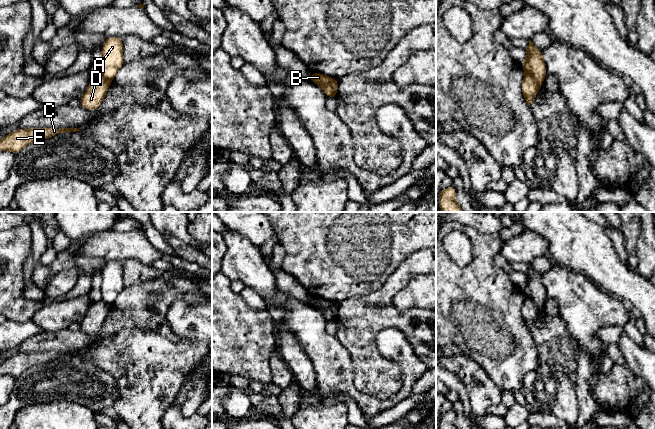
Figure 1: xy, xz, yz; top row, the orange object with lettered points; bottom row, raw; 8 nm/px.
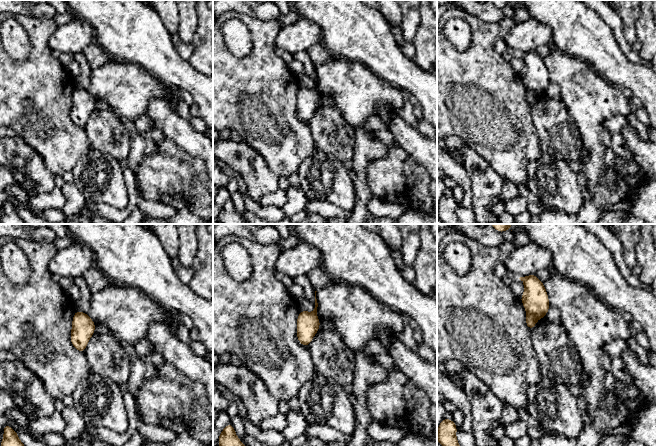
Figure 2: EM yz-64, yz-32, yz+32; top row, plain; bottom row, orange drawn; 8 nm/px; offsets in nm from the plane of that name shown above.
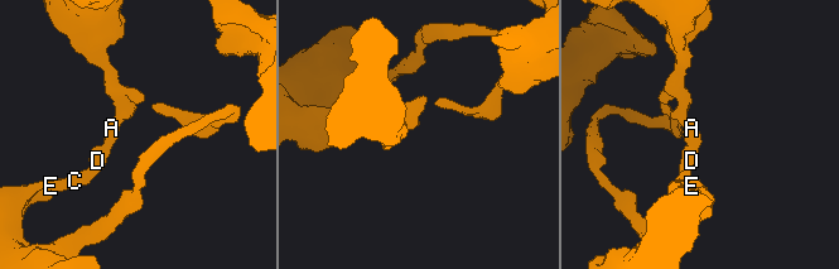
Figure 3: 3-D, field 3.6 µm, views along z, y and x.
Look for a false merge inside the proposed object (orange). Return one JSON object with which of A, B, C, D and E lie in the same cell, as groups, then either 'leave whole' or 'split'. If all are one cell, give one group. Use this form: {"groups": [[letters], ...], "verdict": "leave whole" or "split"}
{"groups": [["A"], ["B", "C", "D", "E"]], "verdict": "split"}

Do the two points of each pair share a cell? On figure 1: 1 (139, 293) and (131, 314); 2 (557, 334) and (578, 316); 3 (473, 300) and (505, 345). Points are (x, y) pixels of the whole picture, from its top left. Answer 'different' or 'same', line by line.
1: same
2: different
3: same

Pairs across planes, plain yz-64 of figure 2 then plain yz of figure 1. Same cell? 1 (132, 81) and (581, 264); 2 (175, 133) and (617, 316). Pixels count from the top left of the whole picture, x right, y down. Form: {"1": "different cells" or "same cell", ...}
{"1": "different cells", "2": "different cells"}

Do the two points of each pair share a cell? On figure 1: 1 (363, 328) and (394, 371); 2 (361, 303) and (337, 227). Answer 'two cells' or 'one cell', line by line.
1: one cell
2: two cells

